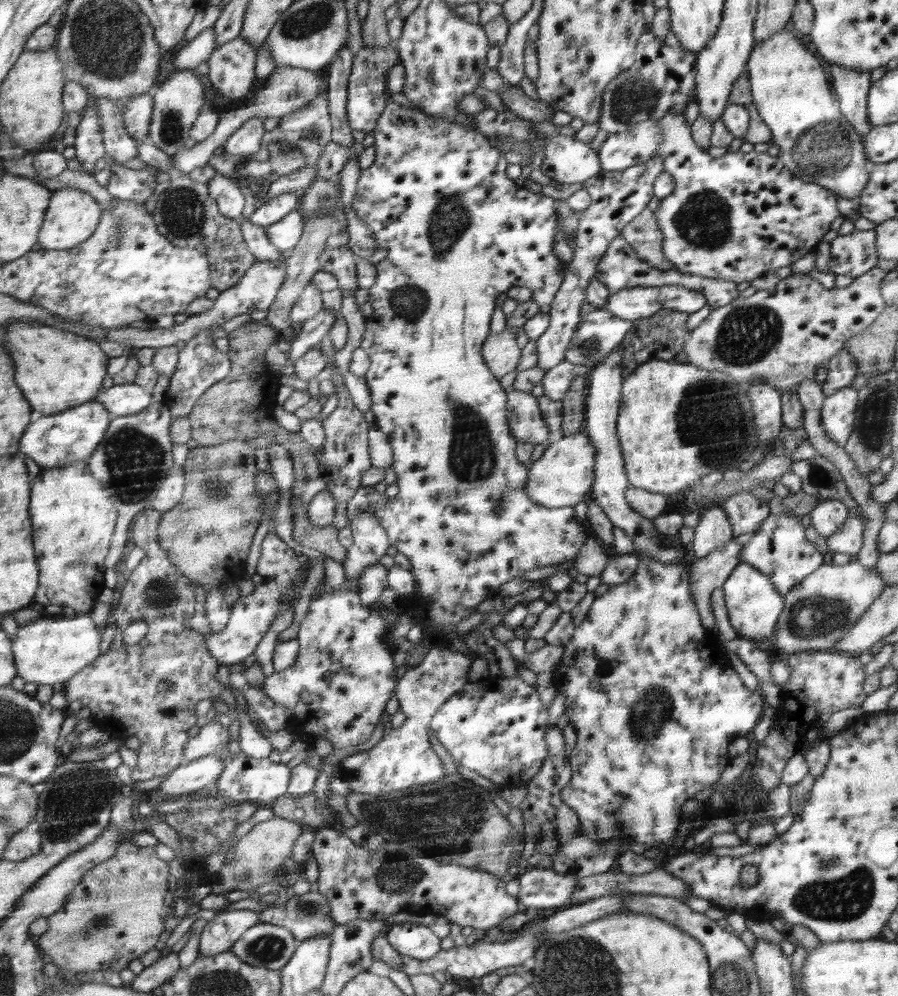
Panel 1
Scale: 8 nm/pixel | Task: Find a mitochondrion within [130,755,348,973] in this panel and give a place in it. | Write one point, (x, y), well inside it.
(265, 949)

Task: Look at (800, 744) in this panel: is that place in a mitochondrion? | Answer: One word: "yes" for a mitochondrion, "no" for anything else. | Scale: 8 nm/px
no

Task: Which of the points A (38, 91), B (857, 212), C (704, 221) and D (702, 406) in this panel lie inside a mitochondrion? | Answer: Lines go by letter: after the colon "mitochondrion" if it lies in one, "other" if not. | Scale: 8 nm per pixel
A: other
B: other
C: mitochondrion
D: mitochondrion

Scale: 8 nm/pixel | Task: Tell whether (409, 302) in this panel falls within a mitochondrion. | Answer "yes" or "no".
yes

